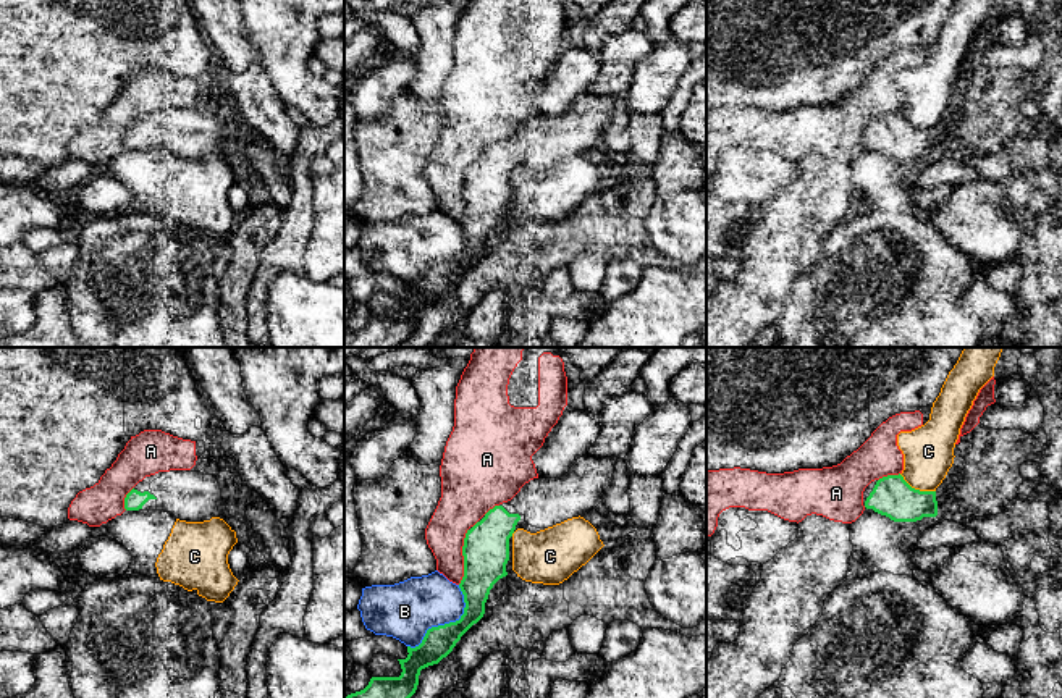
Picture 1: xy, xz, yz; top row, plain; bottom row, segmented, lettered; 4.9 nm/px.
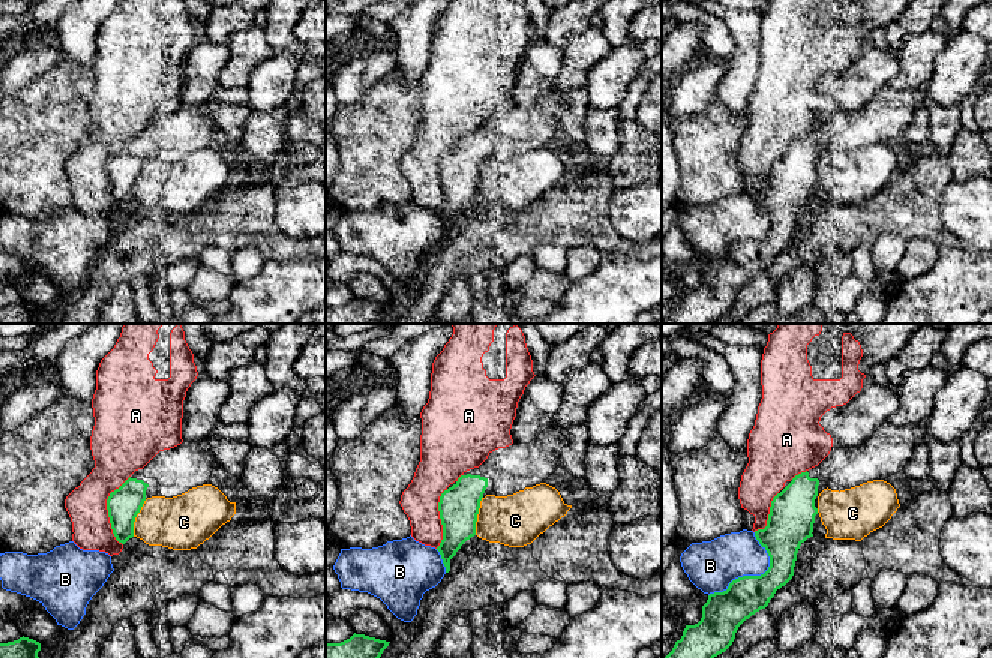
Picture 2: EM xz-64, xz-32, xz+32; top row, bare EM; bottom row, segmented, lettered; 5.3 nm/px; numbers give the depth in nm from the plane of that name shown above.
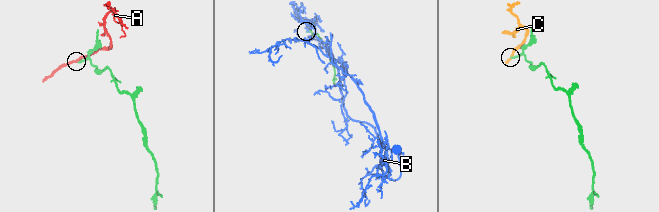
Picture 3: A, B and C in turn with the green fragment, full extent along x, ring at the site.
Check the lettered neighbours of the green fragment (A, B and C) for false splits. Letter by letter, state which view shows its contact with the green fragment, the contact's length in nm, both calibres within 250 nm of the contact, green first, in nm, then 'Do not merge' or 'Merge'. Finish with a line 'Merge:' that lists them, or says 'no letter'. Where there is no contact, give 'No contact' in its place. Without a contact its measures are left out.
A: Touches green in xz. Shared border 280 nm. Thickness 220 nm (green) against 220 nm. Do not merge
B: Touches green in xz. Shared border 400 nm. Thickness 160 nm (green) against 280 nm. Do not merge
C: Touches green in yz. Shared border 200 nm. Thickness 200 nm (green) against 260 nm. Do not merge
Merge: no letter

